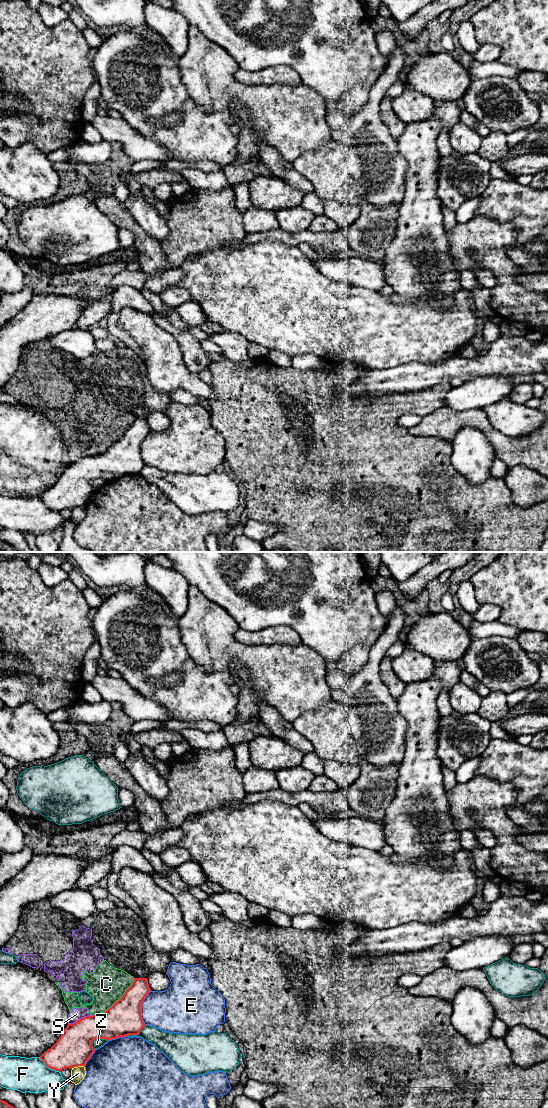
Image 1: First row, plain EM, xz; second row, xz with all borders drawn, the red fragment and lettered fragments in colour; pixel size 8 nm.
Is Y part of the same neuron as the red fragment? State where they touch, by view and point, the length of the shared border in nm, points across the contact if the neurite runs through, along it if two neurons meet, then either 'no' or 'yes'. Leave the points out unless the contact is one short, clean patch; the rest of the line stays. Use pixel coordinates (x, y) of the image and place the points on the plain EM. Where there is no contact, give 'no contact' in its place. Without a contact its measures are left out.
meets red in xz at (77, 506); contact 110 nm long; border along xz (83, 505), (71, 508); no

